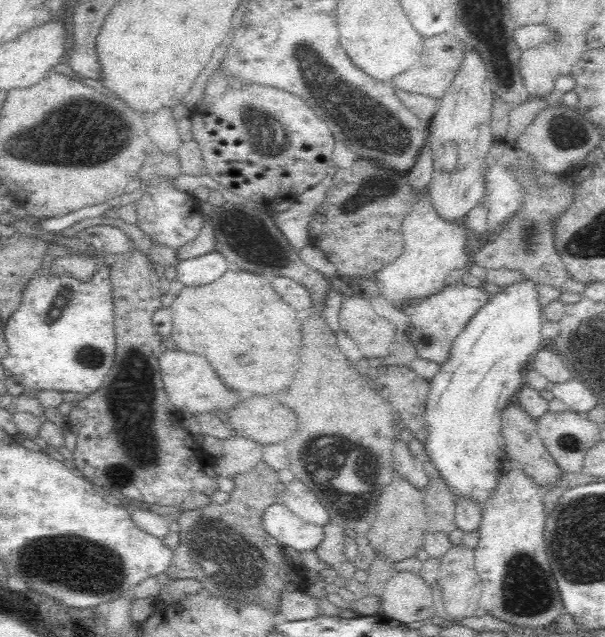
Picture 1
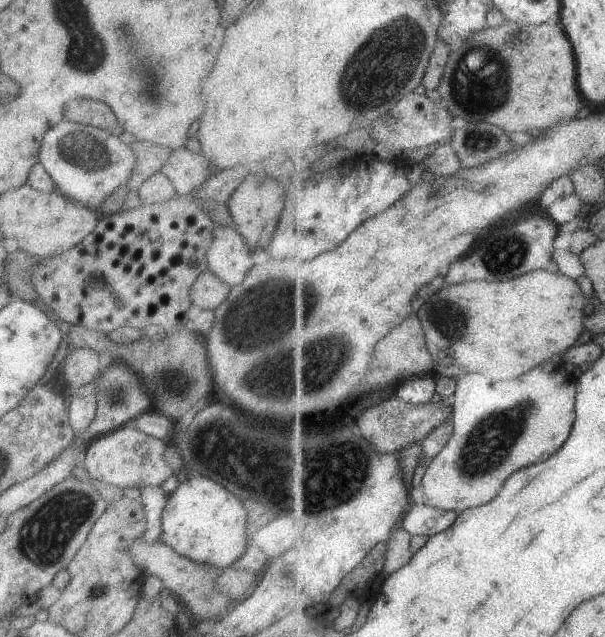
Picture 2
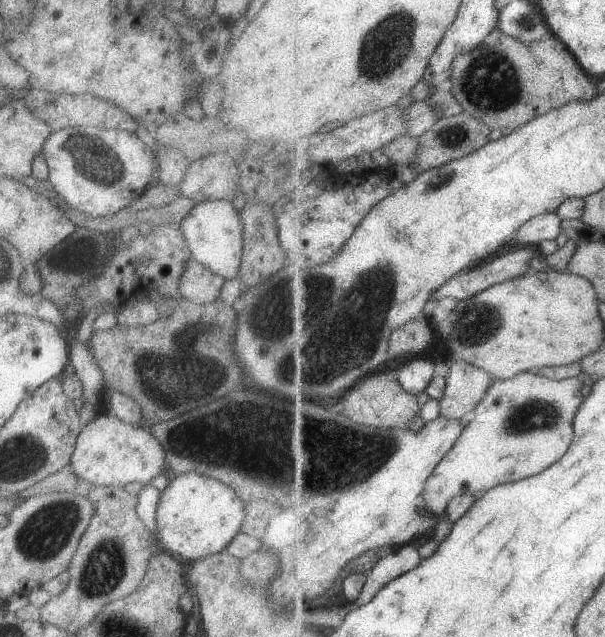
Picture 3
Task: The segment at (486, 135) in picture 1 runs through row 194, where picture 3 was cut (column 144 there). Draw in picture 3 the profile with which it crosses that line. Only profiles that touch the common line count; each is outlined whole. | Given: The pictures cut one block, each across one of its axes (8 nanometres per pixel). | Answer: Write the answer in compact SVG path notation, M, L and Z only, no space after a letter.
M113 413L99 414L78 432L69 464L77 478L91 485L120 486L128 482L148 483L156 474L166 471L165 455L160 442L142 424L126 423Z

